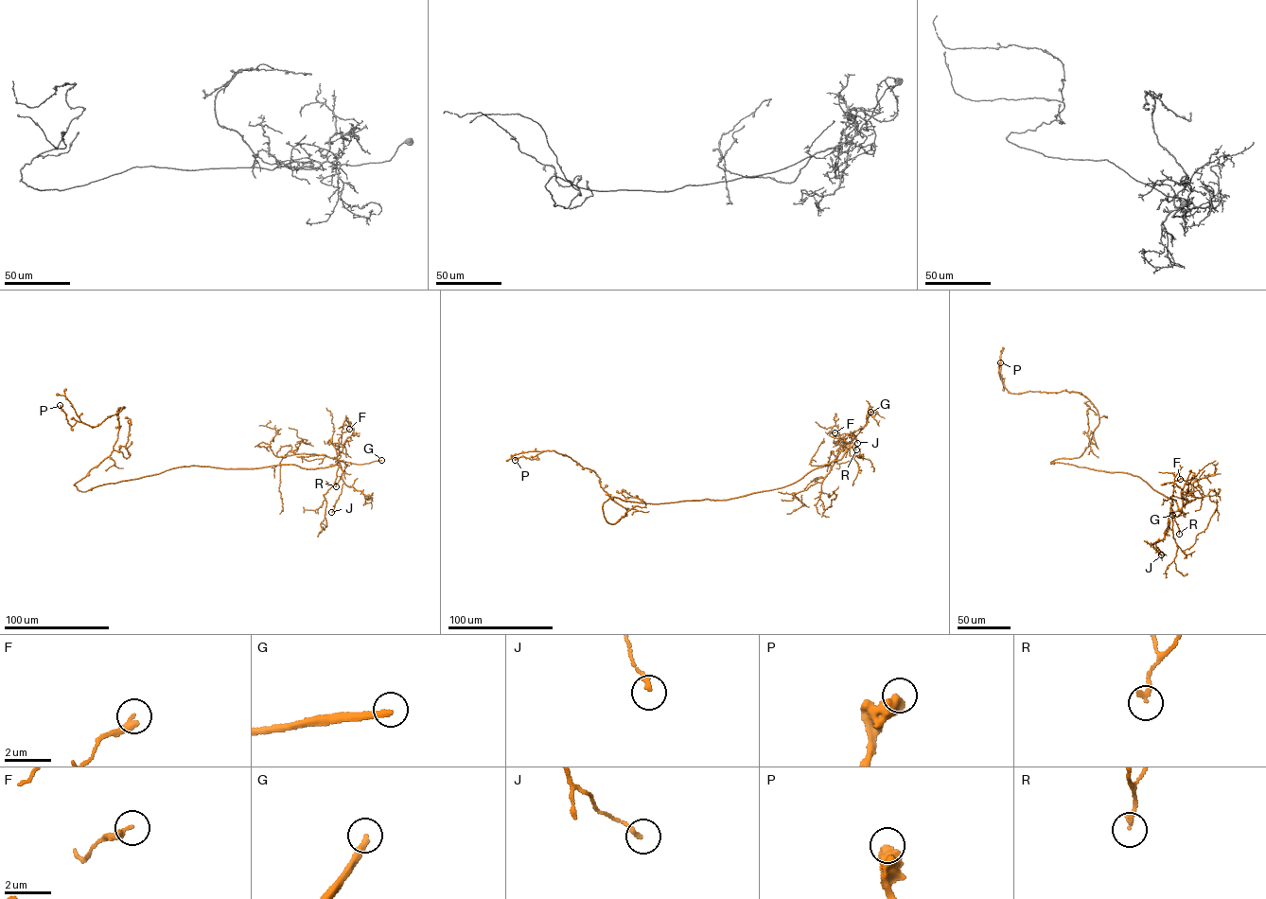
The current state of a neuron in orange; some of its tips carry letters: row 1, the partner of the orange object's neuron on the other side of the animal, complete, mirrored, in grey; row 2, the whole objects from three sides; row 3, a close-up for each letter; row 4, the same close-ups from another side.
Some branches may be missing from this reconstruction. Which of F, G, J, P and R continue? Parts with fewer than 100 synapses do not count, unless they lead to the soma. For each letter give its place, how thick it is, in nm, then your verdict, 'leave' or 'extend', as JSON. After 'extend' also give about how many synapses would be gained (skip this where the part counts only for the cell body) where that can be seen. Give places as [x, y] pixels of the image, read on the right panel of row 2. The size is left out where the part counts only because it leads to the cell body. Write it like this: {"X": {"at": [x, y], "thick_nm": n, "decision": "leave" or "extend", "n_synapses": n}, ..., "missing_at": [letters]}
{"F": {"at": [1180, 479], "thick_nm": 280, "decision": "leave"}, "G": {"at": [1172, 515], "thick_nm": 280, "decision": "extend"}, "J": {"at": [1161, 555], "thick_nm": 200, "decision": "leave"}, "P": {"at": [1000, 362], "thick_nm": 600, "decision": "leave"}, "R": {"at": [1179, 534], "thick_nm": 220, "decision": "leave"}, "missing_at": ["G"]}

